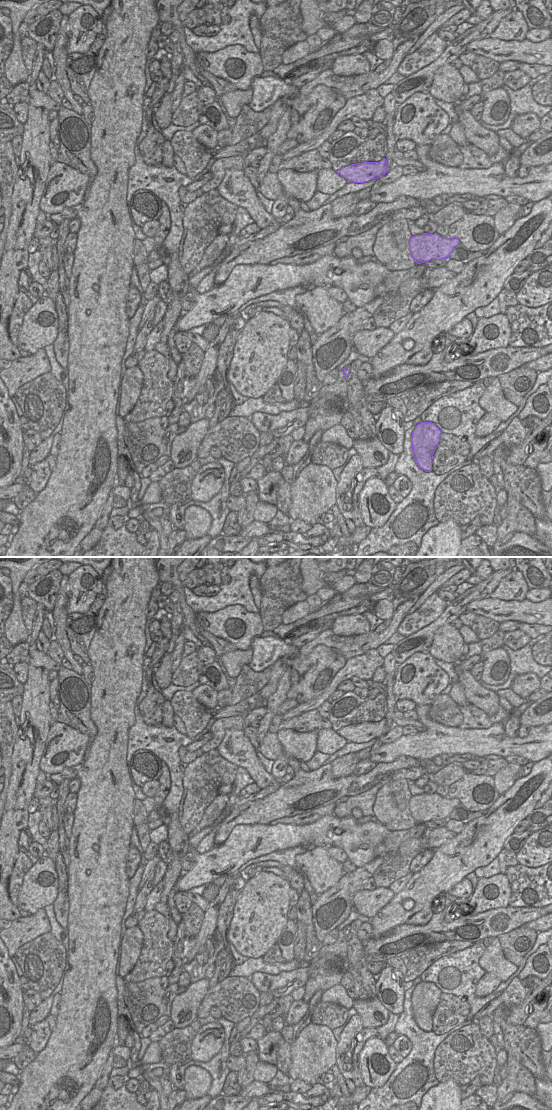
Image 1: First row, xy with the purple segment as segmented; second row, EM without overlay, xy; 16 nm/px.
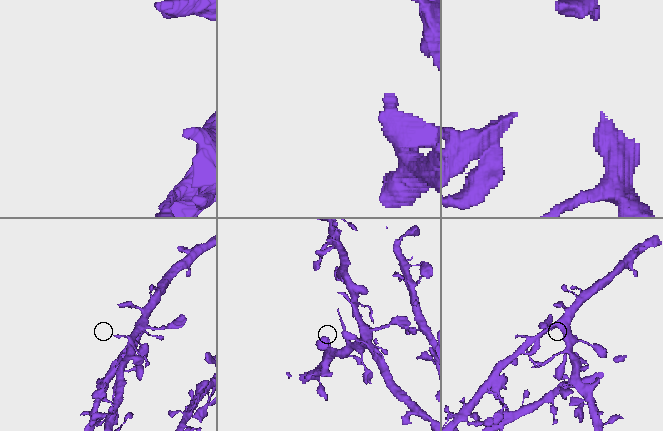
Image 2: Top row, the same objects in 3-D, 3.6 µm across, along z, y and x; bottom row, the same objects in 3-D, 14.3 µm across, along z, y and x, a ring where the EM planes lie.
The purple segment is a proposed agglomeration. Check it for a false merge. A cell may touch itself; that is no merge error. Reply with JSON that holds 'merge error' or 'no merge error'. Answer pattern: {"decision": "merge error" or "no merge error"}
{"decision": "merge error"}

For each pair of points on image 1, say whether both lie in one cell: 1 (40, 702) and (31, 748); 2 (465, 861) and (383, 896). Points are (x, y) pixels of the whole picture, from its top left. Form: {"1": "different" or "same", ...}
{"1": "same", "2": "different"}

